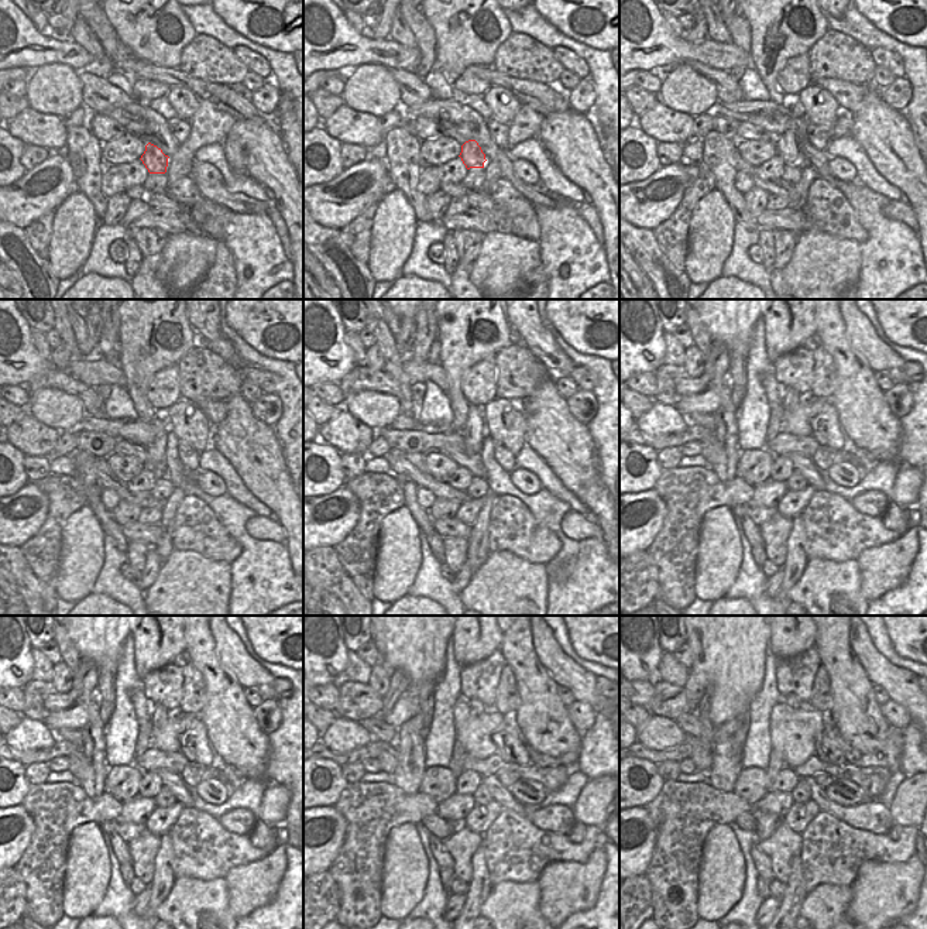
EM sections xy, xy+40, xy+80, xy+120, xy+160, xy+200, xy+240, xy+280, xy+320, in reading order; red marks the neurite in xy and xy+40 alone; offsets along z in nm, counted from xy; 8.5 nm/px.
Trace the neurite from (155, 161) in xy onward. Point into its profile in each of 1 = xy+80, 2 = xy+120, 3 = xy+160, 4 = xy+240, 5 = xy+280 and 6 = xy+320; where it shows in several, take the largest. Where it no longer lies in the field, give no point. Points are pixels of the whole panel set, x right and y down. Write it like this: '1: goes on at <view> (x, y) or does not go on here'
1: goes on at xy+80 (786, 146)
2: goes on at xy+120 (155, 451)
3: goes on at xy+160 (473, 435)
4: goes on at xy+240 (160, 719)
5: goes on at xy+280 (476, 706)
6: goes on at xy+320 (792, 700)

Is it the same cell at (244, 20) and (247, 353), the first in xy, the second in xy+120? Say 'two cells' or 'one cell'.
two cells

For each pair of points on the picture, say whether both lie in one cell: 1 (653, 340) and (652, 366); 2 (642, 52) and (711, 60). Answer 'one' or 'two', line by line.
1: one
2: one

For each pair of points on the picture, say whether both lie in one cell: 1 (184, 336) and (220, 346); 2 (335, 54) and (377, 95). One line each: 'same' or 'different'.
1: different
2: different

